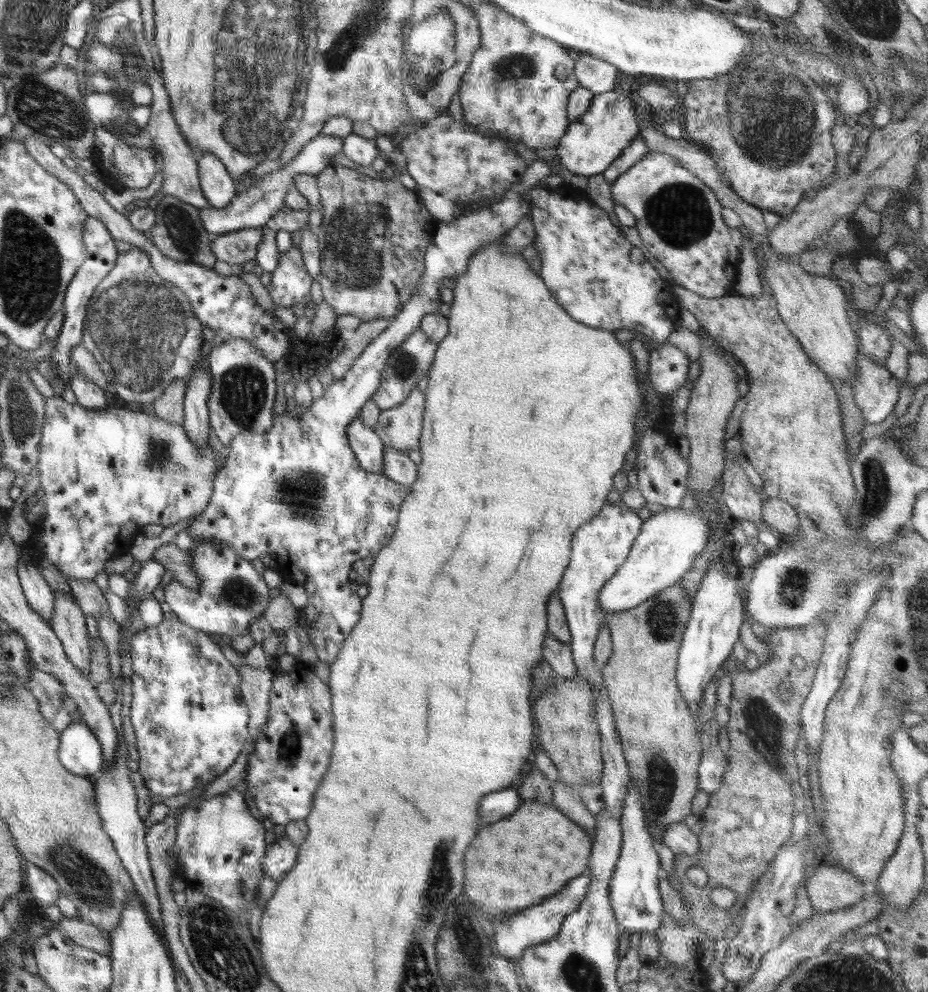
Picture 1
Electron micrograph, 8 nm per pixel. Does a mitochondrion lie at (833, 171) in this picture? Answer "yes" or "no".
no

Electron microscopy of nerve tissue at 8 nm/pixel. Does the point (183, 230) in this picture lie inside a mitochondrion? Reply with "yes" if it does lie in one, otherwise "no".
yes

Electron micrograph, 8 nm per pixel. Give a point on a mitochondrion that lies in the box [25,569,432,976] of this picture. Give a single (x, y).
(89, 881)

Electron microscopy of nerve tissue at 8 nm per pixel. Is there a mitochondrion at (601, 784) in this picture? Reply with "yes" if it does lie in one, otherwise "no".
no

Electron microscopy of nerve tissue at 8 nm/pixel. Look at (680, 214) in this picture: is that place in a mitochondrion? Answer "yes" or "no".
yes

